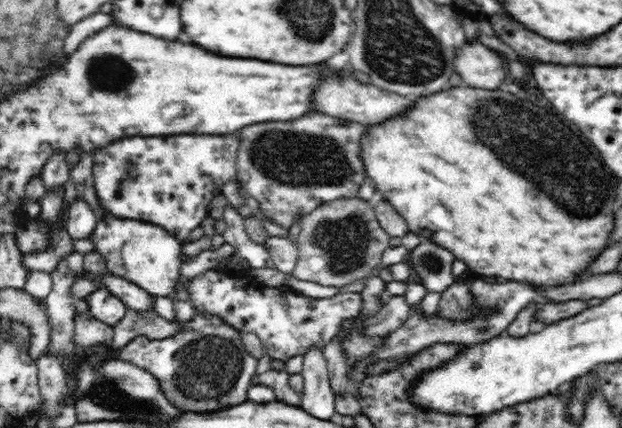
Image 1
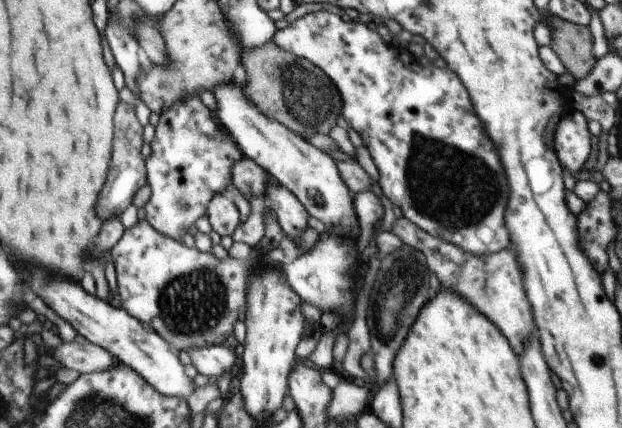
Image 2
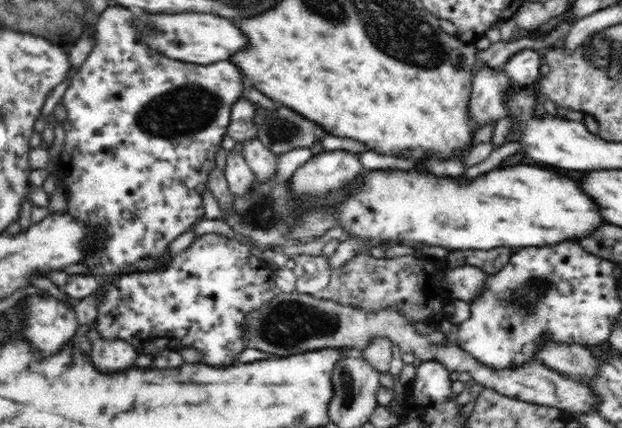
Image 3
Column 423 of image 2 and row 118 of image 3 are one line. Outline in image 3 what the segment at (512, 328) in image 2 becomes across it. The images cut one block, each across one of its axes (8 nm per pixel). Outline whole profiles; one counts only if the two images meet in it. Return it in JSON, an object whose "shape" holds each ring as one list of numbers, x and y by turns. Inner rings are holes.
{"shape":[[240,98,231,106,230,122,227,126,227,135,234,141,246,144,258,136,255,112,259,106]]}

